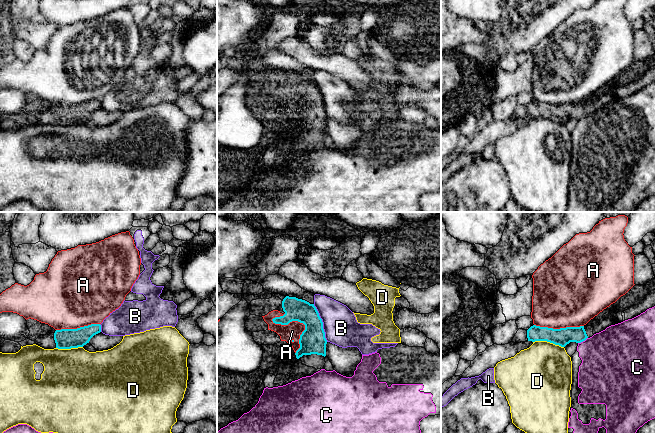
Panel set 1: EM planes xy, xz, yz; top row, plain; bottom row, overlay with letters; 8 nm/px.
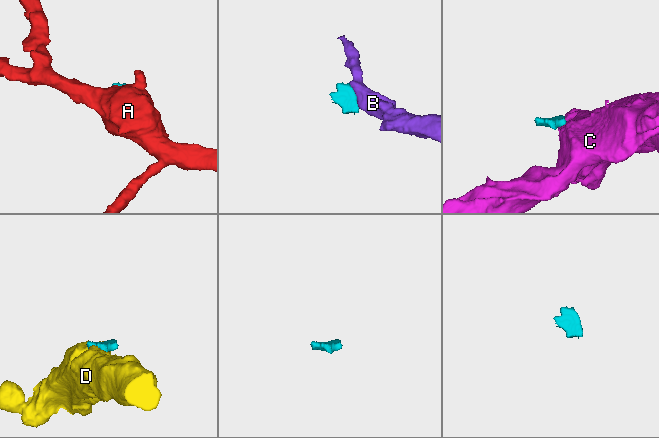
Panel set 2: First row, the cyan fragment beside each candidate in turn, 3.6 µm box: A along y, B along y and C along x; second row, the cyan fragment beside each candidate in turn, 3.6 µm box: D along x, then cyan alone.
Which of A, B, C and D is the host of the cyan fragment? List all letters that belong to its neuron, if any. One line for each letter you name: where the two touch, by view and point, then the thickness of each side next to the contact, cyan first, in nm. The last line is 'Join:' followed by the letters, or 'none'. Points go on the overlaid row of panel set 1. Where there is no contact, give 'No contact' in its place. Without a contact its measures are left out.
Join: none

